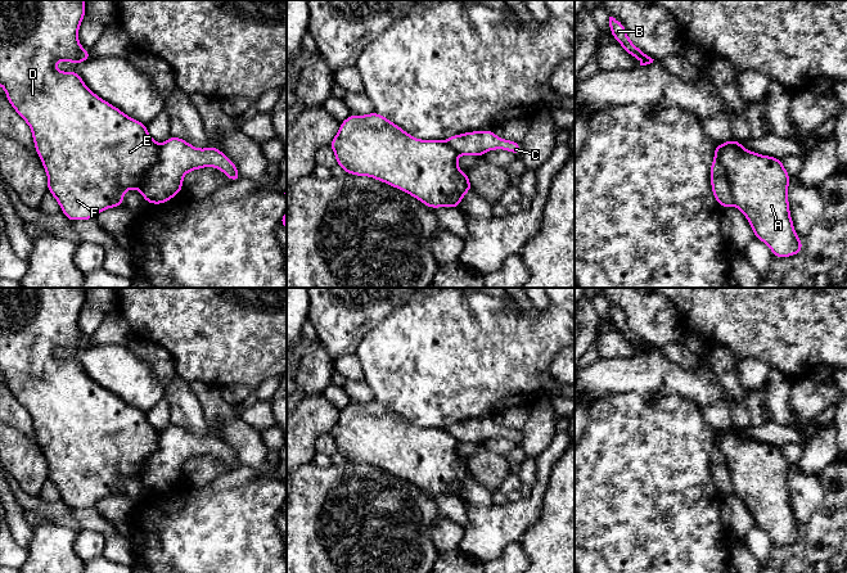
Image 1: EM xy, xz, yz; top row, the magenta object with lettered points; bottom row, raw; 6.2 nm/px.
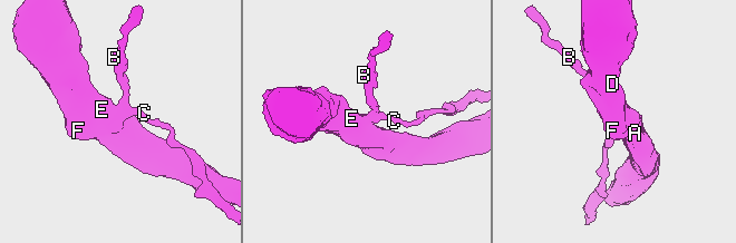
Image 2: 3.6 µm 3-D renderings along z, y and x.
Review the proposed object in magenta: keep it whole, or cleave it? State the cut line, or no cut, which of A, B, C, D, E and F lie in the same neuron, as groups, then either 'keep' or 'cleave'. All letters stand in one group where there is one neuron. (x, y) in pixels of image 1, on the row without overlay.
cut in yz along (717, 433), (720, 451), (725, 459), (733, 491); A D E F / B C; cleave

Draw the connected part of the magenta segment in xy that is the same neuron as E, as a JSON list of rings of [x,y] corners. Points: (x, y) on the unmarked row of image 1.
[[[0,288],[0,373],[5,376],[5,383],[12,394],[31,415],[36,439],[48,461],[48,479],[55,484],[62,500],[71,509],[95,506],[99,500],[107,496],[122,493],[123,480],[129,477],[140,478],[150,457],[159,450],[161,434],[148,421],[147,412],[127,405],[118,396],[96,384],[89,375],[85,374],[78,361],[59,360],[55,356],[57,348],[82,351],[91,346],[89,338],[81,335],[77,324],[85,302],[85,288]]]

